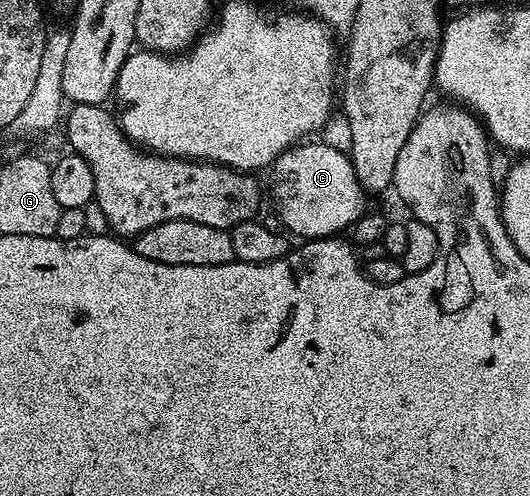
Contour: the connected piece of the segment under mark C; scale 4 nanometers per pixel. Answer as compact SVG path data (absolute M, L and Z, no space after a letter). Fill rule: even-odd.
M321 140L294 145L271 165L271 194L286 231L298 239L317 239L344 233L366 211L367 194L358 182L352 159Z

